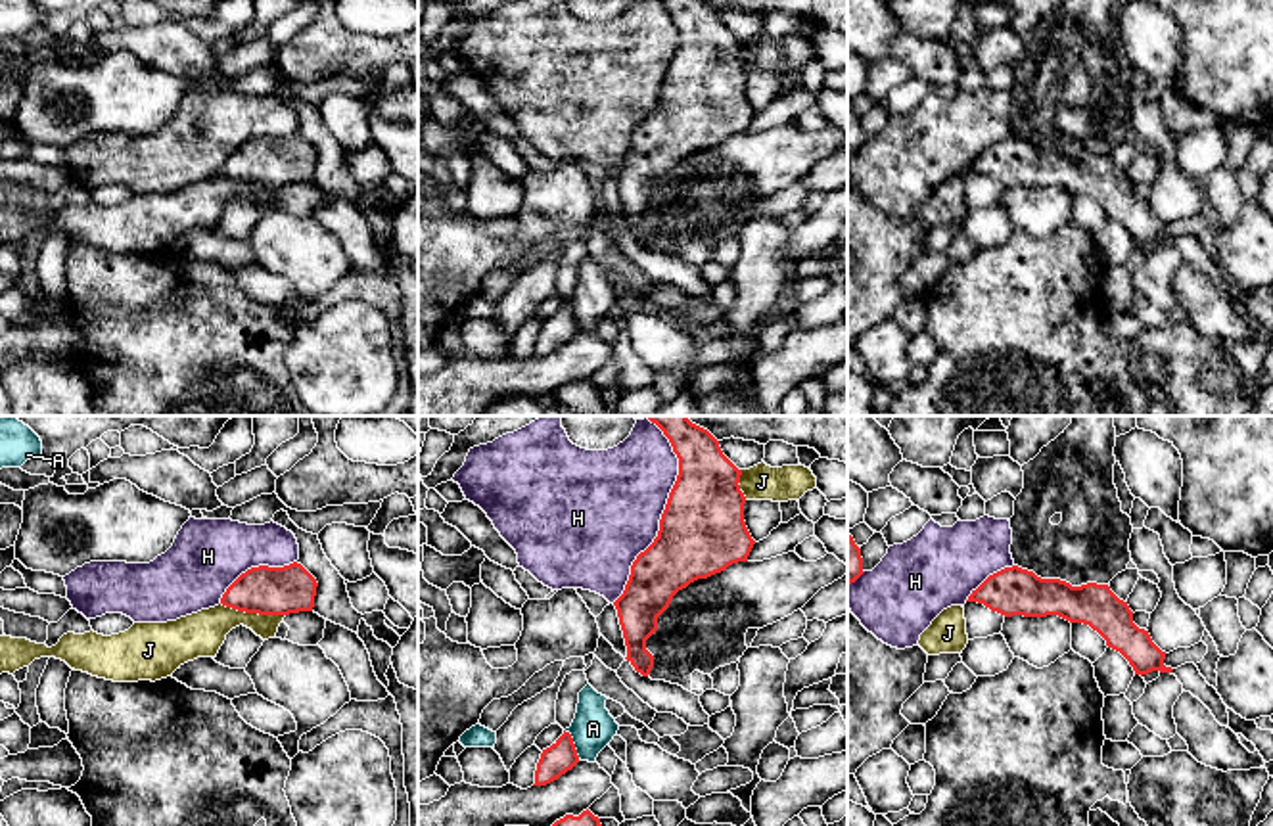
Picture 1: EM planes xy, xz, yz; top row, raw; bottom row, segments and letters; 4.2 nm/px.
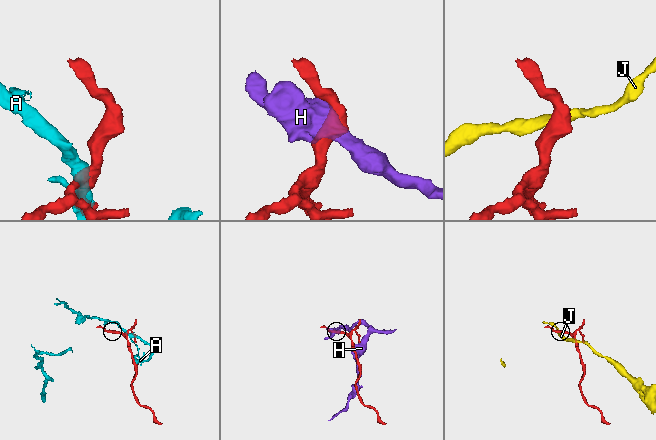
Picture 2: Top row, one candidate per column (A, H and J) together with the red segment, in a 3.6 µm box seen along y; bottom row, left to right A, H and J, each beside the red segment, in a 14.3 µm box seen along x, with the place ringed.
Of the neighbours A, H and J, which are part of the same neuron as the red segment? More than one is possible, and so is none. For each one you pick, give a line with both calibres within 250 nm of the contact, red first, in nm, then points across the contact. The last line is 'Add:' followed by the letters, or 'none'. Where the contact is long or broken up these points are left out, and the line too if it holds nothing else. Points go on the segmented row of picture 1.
Add: none

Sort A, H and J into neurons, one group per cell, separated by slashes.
A / H / J

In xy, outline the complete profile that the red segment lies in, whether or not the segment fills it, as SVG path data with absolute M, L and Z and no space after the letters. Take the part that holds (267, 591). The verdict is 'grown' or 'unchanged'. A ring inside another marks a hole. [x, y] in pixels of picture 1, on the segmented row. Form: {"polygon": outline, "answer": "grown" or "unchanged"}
{"polygon": "M297 562L284 567L259 565L242 573L220 604L259 615L312 611L316 586L316 579Z", "answer": "unchanged"}

